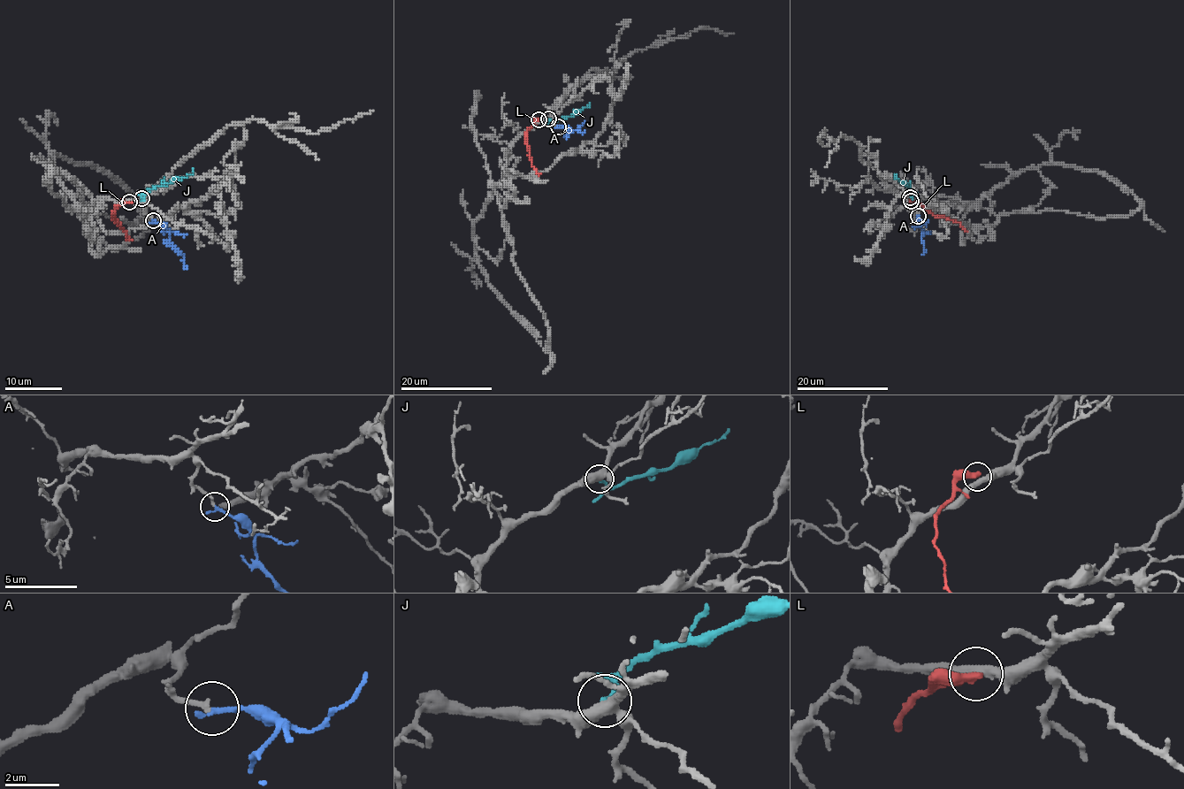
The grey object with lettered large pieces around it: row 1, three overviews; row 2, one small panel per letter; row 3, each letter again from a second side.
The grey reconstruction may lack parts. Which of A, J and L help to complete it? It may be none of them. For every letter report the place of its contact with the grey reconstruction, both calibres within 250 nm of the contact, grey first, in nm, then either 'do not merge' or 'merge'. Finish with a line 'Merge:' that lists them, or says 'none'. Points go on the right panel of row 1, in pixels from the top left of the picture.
A: (918, 216) | 200/220 nm | merge
J: (910, 197) | 400/190 nm | do not merge
L: (911, 201) | 360/400 nm | do not merge
Merge: A

